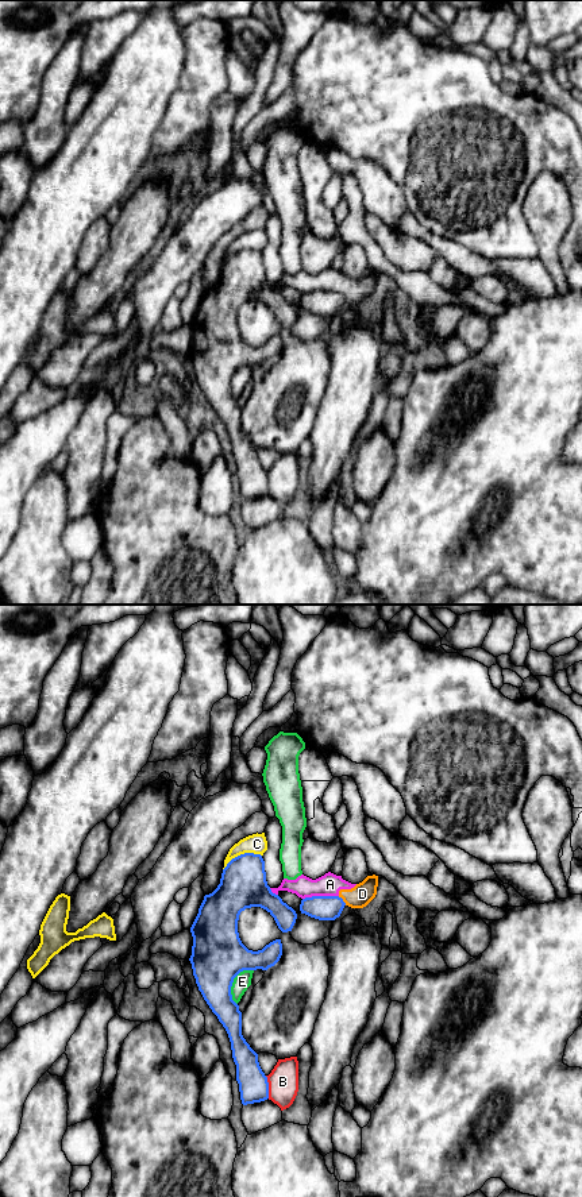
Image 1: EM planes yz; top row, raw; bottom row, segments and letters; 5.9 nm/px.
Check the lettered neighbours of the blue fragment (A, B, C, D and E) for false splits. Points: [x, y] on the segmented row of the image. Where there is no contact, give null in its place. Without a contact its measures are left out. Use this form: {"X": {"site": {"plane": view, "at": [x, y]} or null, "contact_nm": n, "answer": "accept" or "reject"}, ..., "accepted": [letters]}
{"A": {"site": {"plane": "yz", "at": [320, 896]}, "contact_nm": 220, "answer": "reject"}, "B": {"site": {"plane": "yz", "at": [268, 1087]}, "contact_nm": 140, "answer": "reject"}, "C": {"site": {"plane": "yz", "at": [241, 854]}, "contact_nm": 240, "answer": "reject"}, "D": {"site": {"plane": "yz", "at": [342, 900]}, "contact_nm": 80, "answer": "reject"}, "E": {"site": {"plane": "yz", "at": [232, 981]}, "contact_nm": 240, "answer": "reject"}, "accepted": []}

